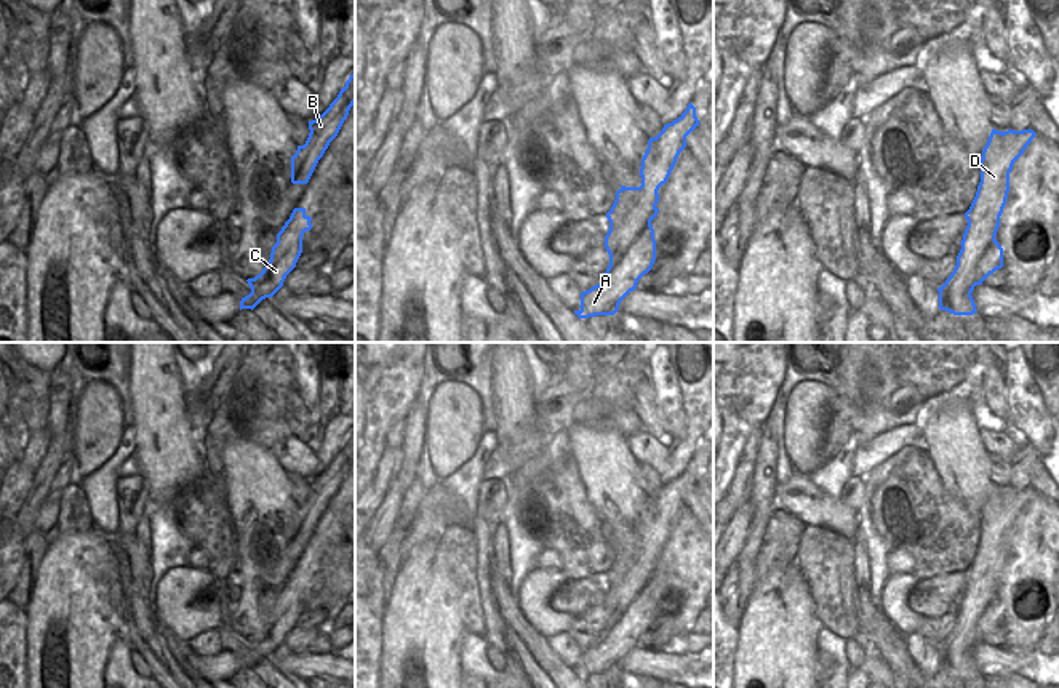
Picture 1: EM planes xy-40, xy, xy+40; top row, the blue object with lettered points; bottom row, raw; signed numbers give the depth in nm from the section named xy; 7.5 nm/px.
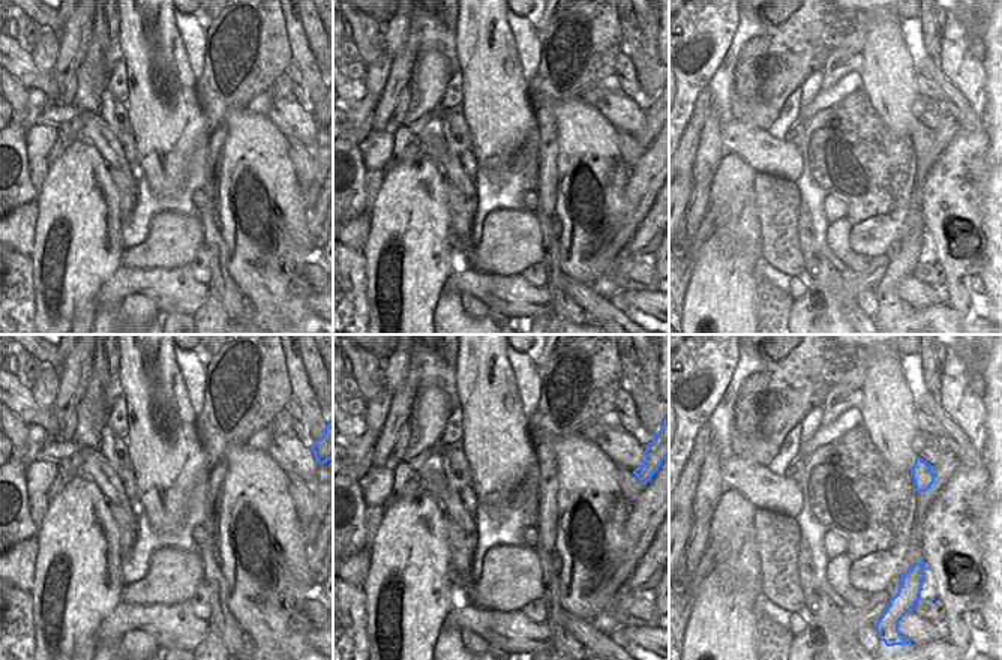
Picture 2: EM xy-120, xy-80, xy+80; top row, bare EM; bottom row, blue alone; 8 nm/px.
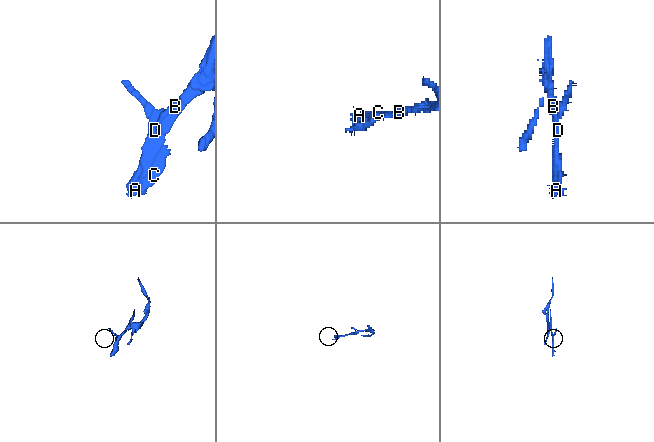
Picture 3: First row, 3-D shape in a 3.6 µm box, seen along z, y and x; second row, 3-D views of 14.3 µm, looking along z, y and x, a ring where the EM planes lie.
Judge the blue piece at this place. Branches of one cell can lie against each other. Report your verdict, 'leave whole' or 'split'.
split

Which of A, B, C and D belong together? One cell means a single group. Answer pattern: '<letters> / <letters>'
A C / B D

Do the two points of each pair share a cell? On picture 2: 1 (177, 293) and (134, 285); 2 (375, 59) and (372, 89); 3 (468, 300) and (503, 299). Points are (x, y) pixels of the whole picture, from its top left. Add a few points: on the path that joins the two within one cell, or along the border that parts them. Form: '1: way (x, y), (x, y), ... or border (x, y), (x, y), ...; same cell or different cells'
1: way (167, 288), (162, 285), (144, 285); same cell
2: way (375, 66), (374, 81); same cell
3: border (461, 293), (476, 296), (489, 308); different cells

